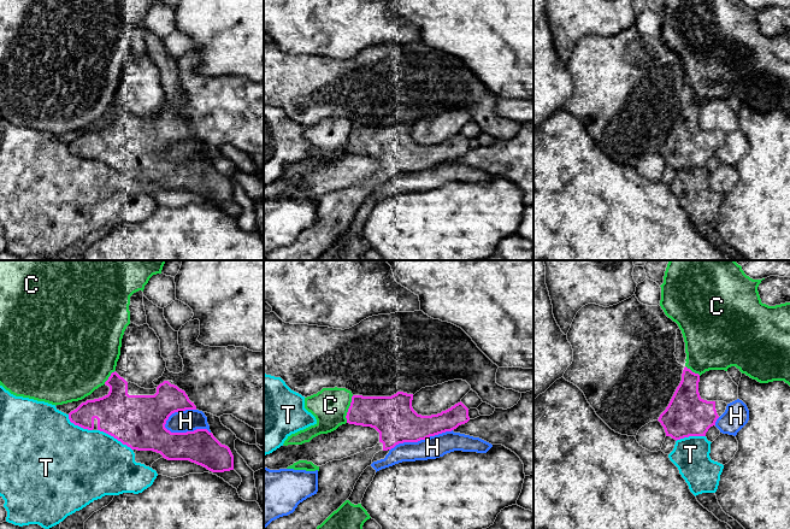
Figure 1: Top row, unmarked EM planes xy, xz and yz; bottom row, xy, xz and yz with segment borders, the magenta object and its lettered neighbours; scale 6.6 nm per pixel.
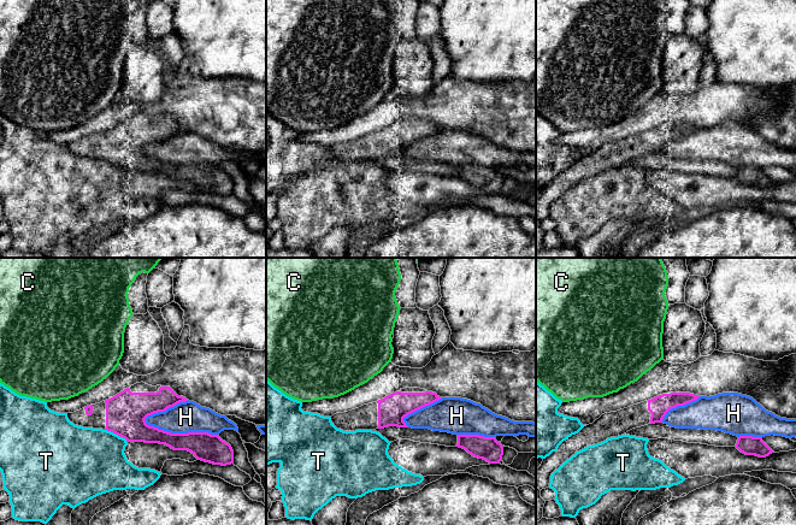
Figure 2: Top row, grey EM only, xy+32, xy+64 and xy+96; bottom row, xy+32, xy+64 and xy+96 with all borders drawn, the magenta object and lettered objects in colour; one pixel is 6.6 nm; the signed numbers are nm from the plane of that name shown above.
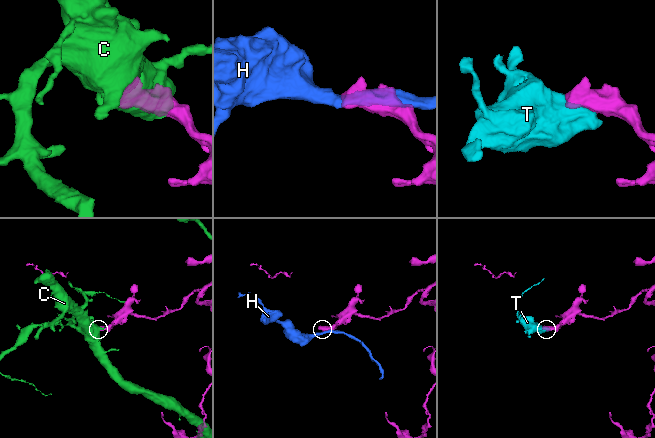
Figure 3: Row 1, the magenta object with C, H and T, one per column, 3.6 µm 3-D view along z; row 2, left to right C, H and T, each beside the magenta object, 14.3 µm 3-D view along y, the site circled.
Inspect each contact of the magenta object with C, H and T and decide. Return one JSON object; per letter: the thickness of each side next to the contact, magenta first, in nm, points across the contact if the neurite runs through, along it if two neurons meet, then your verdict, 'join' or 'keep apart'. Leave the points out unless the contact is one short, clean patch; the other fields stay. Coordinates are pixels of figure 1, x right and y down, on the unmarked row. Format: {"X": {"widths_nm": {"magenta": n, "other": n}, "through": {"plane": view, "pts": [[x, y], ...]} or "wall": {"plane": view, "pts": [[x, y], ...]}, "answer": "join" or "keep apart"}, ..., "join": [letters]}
{"C": {"widths_nm": {"magenta": 240, "other": 240}, "answer": "keep apart"}, "H": {"widths_nm": {"magenta": 220, "other": 140}, "answer": "keep apart"}, "T": {"widths_nm": {"magenta": 360, "other": 460}, "answer": "keep apart"}, "join": []}

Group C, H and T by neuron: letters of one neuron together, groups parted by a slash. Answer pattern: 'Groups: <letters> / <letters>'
Groups: C / H / T

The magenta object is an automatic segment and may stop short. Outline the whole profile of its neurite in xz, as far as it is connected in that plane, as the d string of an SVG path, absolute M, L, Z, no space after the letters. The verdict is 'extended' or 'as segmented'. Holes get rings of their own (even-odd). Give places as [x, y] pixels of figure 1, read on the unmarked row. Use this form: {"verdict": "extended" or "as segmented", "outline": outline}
{"verdict": "extended", "outline": "M403 122L391 127L353 125L347 153L375 158L379 163L379 172L364 182L319 196L318 222L300 233L293 243L272 251L264 260L316 260L348 230L376 183L452 161L470 151L468 139L461 131L441 143L421 146L413 140L412 130L413 124Z"}

